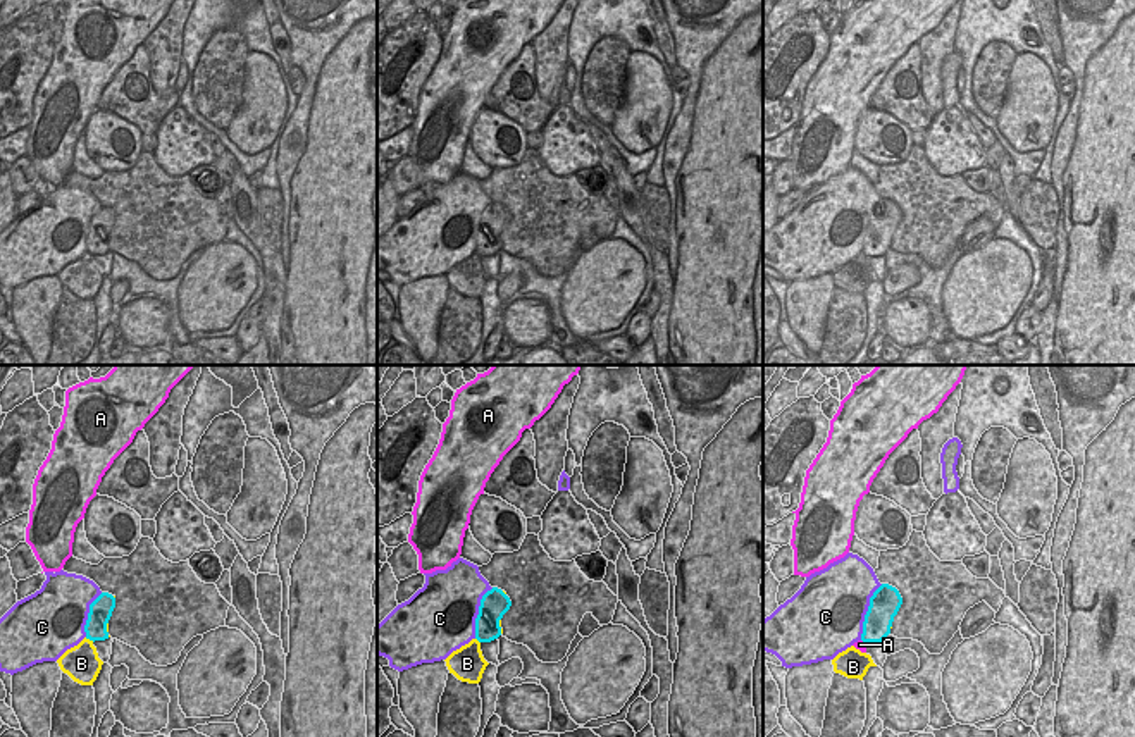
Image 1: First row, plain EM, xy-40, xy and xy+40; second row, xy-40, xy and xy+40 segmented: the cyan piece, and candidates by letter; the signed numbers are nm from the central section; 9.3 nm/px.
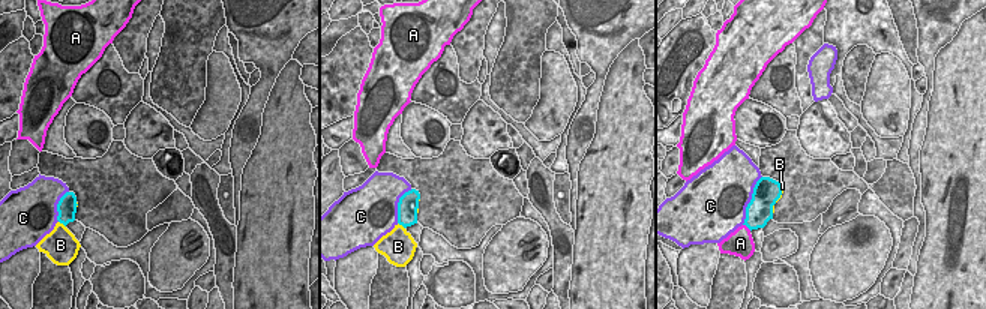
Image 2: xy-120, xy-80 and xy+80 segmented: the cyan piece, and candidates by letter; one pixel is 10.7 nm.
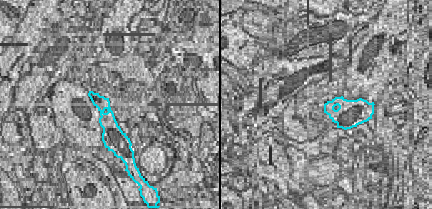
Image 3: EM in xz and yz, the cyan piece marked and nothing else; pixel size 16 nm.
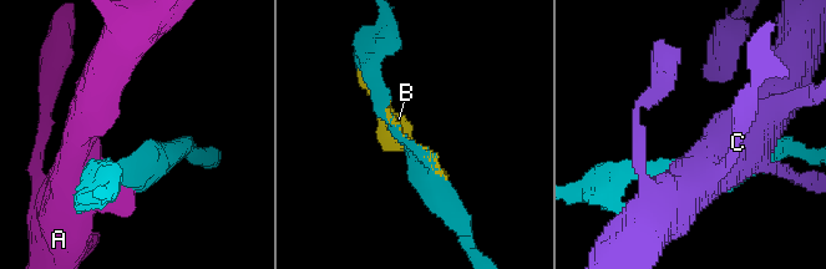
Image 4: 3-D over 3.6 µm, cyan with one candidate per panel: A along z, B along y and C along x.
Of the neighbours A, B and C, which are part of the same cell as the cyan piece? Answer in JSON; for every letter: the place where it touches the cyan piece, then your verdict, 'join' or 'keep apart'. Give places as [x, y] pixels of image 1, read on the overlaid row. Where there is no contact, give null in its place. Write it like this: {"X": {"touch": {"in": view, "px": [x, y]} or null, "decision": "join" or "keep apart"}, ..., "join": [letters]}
{"A": {"touch": {"in": "xy+40", "px": [863, 641]}, "decision": "keep apart"}, "B": {"touch": {"in": "xy-40", "px": [90, 639]}, "decision": "join"}, "C": {"touch": {"in": "xy+40", "px": [867, 612]}, "decision": "keep apart"}, "join": ["B"]}

